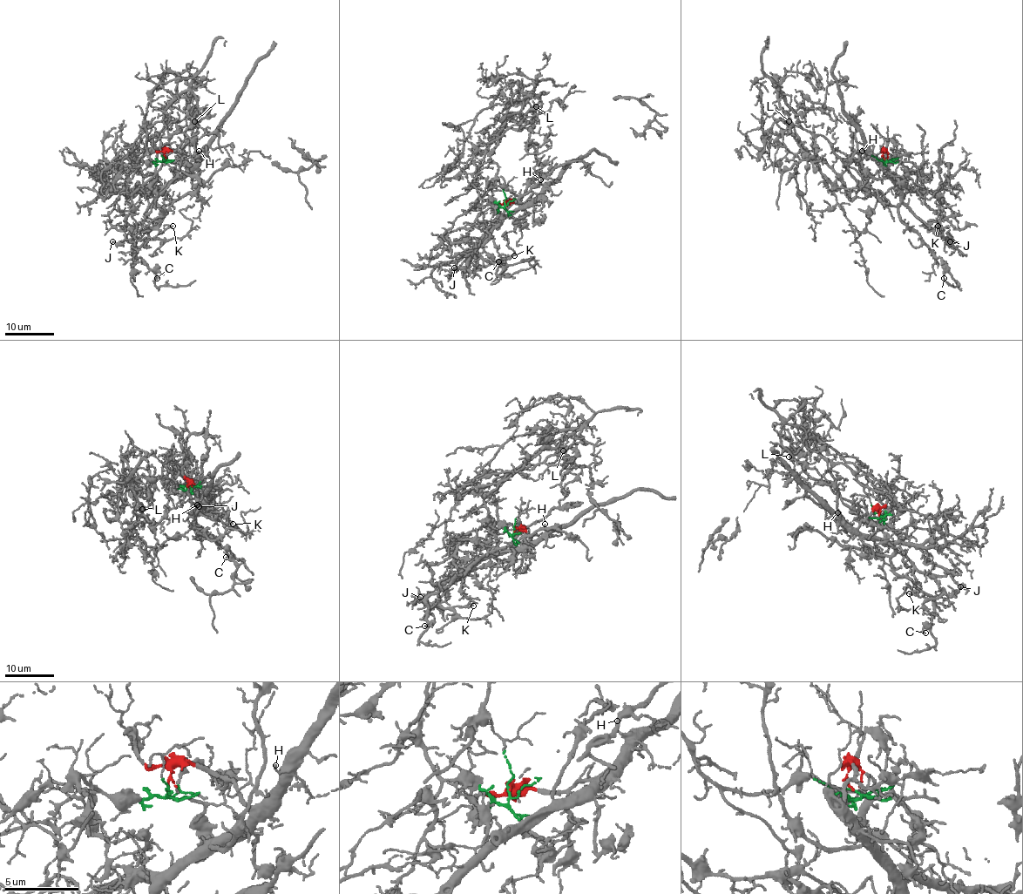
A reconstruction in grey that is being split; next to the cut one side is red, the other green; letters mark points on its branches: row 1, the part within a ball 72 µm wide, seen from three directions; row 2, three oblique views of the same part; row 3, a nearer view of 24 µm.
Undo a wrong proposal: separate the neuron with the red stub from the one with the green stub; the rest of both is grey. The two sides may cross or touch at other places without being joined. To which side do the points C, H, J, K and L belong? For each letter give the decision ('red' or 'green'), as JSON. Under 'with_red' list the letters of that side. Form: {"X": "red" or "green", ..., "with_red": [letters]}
{"C": "red", "H": "red", "J": "red", "K": "red", "L": "green", "with_red": ["C", "H", "J", "K"]}

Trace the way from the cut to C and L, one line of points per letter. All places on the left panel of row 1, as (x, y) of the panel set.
C: (163, 159), (166, 151), (174, 151), (190, 167), (159, 195), (159, 222), (135, 253), (159, 273), (157, 279)
L: (163, 159), (142, 161), (134, 157), (138, 159), (153, 134), (159, 142), (157, 170), (195, 121)

